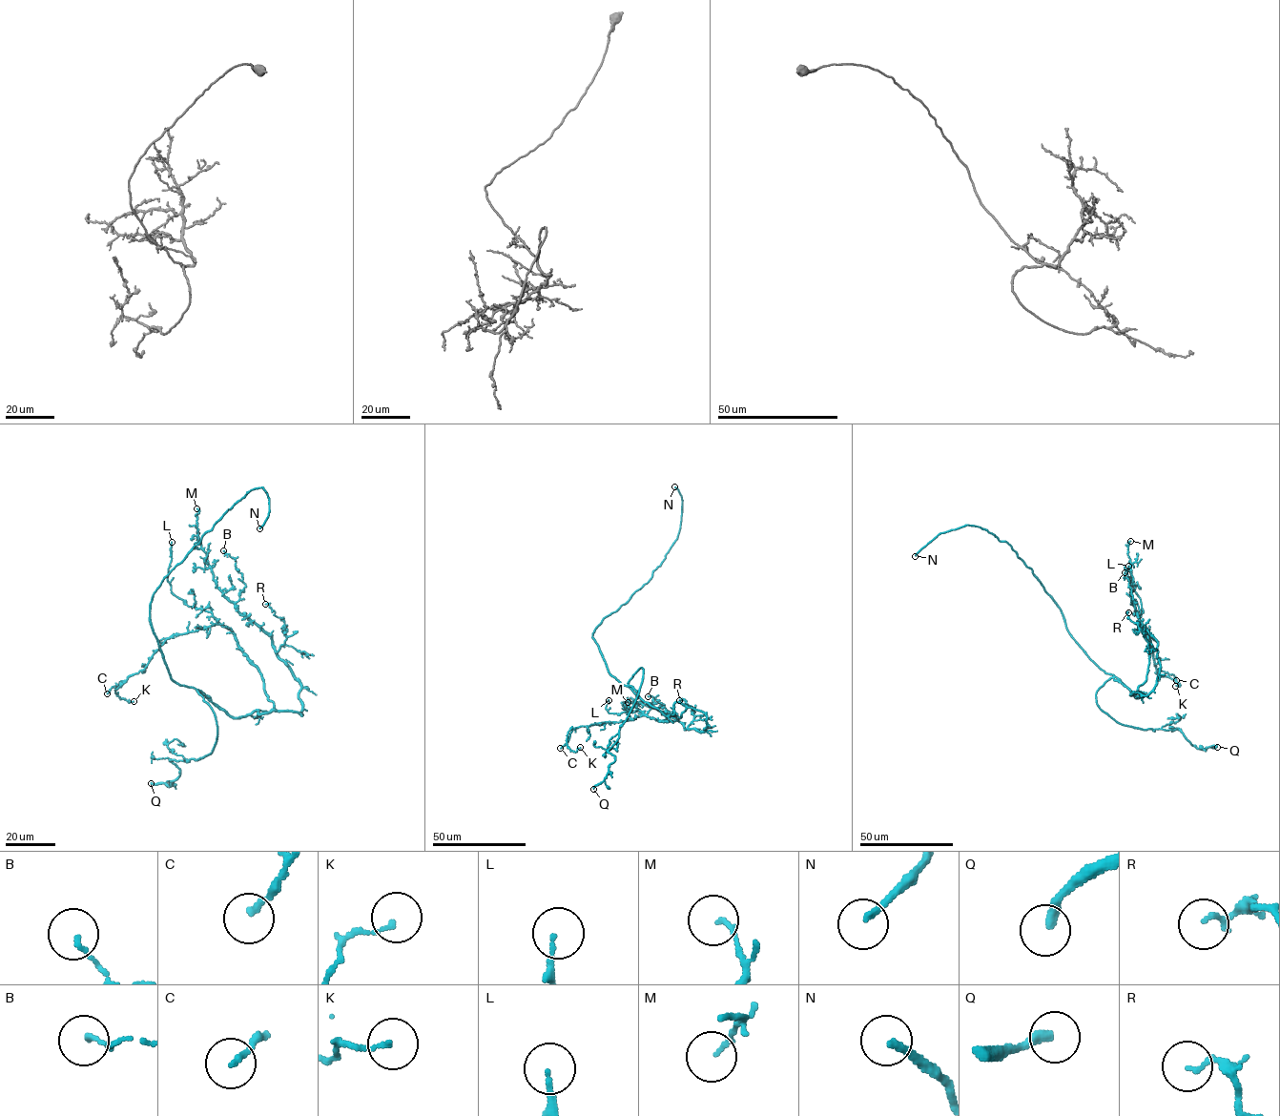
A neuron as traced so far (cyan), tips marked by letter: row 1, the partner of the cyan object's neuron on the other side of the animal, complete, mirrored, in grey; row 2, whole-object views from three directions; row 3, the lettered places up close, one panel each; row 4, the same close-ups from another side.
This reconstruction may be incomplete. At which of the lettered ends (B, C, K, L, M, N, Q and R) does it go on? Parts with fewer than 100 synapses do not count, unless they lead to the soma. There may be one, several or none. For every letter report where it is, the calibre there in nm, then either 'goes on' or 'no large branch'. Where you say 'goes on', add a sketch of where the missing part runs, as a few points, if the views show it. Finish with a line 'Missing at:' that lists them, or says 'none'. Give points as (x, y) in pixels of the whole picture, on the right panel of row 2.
B: (1125, 572) | 110 nm | no large branch
C: (1176, 680) | 160 nm | no large branch
K: (1175, 686) | 100 nm | no large branch
L: (1128, 566) | 150 nm | no large branch
M: (1130, 541) | 110 nm | no large branch
N: (915, 556) | 200 nm | goes on | (915, 556), (895, 570)
Q: (1217, 747) | 300 nm | goes on | (1217, 747), (1223, 750), (1232, 747), (1253, 764), (1257, 759), (1252, 758), (1263, 748), (1262, 741)
R: (1128, 612) | 140 nm | no large branch
Missing at: N, Q

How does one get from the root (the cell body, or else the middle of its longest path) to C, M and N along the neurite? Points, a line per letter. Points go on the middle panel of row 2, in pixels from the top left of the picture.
C: (623, 684), (666, 715), (676, 702), (687, 708), (675, 721), (641, 714), (575, 727), (560, 748)
M: (623, 684), (666, 715), (676, 702), (702, 711), (706, 730), (685, 729), (661, 711), (640, 702), (628, 702)
N: (623, 684), (609, 673), (592, 634), (604, 617), (615, 612), (649, 581), (677, 538), (682, 499), (674, 486)

